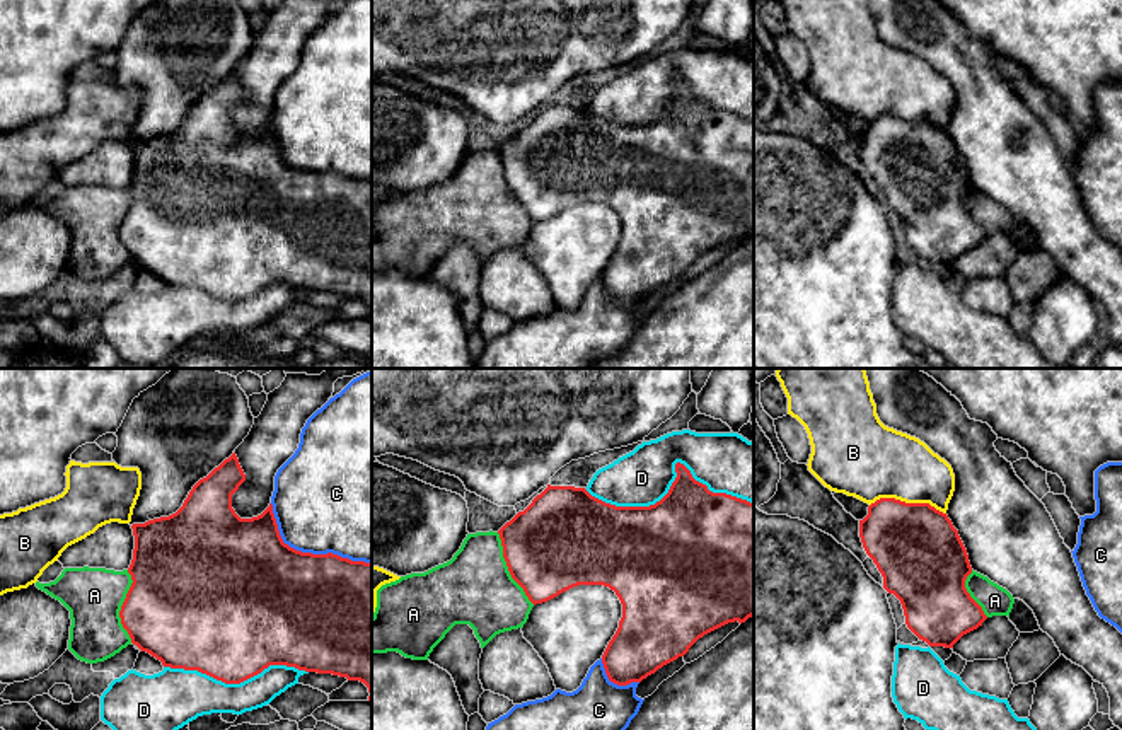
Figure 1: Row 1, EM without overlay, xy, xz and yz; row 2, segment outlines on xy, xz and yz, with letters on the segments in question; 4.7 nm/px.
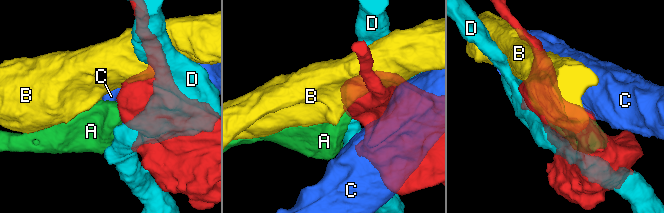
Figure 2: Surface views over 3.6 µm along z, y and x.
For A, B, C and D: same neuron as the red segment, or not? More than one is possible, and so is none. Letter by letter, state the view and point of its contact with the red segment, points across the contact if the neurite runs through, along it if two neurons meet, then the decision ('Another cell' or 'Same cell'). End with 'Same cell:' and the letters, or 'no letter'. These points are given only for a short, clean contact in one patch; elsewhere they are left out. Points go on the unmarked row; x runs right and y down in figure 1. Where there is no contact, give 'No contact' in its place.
A: Touches red at xy (121, 224). Boundary: xy (127, 188), (132, 203), (120, 229), (120, 241), (132, 260). Another cell
B: Touches red at yz (908, 121). Another cell
C: Touches red at xy (309, 171). Another cell
D: Touches red at xz (676, 98). Another cell
Same cell: no letter

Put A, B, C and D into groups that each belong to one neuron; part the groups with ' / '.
A / B / C / D

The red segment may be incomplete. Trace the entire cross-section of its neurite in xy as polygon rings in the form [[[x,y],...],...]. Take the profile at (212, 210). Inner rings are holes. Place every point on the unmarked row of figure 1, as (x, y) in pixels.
[[[234,70],[193,104],[176,131],[131,143],[135,167],[128,191],[131,193],[133,201],[119,229],[121,242],[128,249],[131,261],[160,278],[164,285],[198,288],[225,302],[240,302],[261,292],[269,283],[286,283],[305,290],[333,292],[346,295],[348,298],[360,298],[368,305],[368,319],[372,319],[372,181],[351,179],[333,171],[302,171],[290,165],[280,154],[271,121],[261,133],[240,136],[232,126],[232,113],[244,99],[246,92]]]

